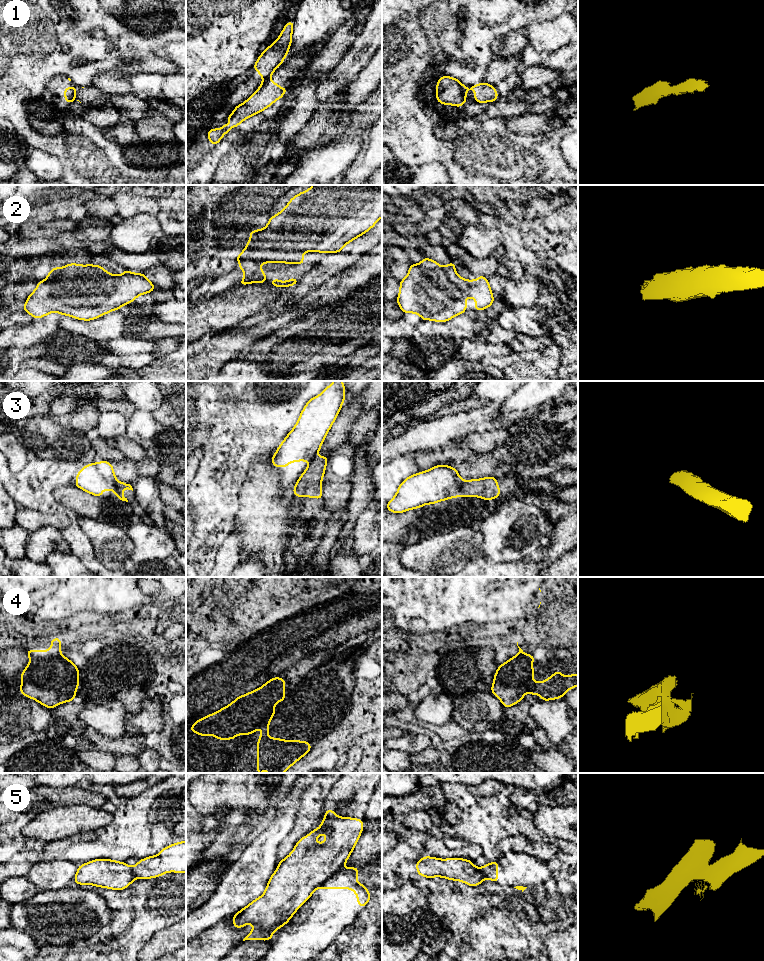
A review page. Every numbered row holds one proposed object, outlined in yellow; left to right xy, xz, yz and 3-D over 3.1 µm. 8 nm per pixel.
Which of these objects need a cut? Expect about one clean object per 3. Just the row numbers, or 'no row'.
1, 3, 5

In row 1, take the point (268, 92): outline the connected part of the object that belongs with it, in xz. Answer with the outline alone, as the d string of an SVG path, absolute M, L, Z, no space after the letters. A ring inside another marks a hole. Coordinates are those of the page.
M271 76L265 79L260 87L245 102L236 106L227 117L227 121L232 123L233 127L224 124L220 129L209 129L208 140L211 144L218 144L228 131L237 128L247 118L261 113L288 92L288 88L280 87L278 83L273 83L270 78Z

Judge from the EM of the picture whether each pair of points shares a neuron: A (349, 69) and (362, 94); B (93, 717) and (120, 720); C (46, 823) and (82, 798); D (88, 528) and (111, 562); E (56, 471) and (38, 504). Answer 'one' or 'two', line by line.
A: two
B: one
C: two
D: one
E: one

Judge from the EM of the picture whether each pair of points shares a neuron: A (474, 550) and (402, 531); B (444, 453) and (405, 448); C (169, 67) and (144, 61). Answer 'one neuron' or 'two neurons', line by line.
A: two neurons
B: one neuron
C: one neuron

